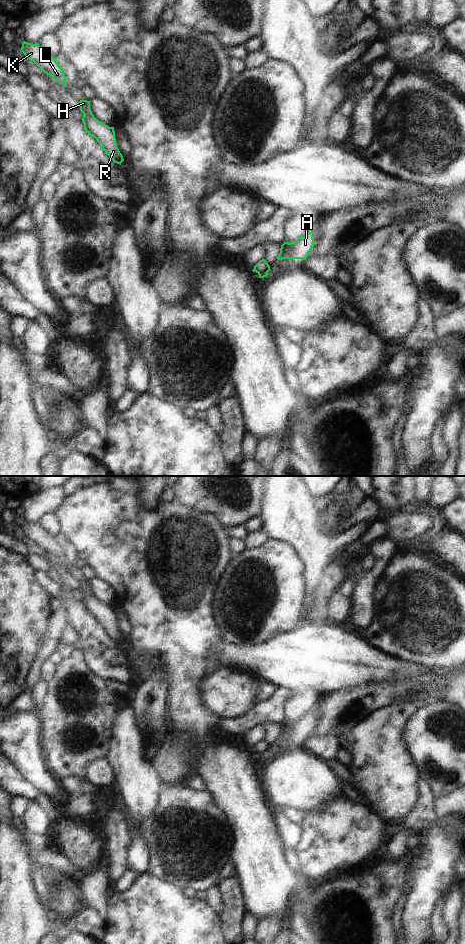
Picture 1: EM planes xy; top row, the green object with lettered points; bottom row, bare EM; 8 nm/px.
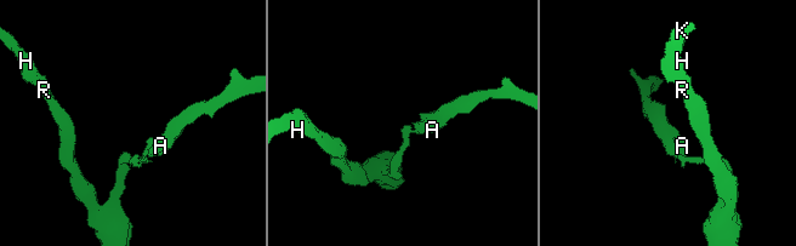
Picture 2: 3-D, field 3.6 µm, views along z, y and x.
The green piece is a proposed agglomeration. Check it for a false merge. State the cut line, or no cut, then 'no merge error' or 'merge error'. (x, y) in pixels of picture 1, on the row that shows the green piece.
xy (268, 264), (261, 272), (256, 272), (253, 269) | merge error

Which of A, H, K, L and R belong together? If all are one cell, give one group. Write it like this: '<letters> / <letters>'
A / H K L R

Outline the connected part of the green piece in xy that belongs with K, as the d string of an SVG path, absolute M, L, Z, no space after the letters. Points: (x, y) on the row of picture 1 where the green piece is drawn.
M23 41L21 51L26 59L33 61L44 73L51 75L53 80L59 81L67 88L66 76L56 58L46 53L38 43L32 44Z

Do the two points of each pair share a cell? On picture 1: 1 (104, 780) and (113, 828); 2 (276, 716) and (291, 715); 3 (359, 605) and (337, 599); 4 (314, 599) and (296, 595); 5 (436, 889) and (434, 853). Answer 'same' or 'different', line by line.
1: different
2: different
3: different
4: different
5: same

